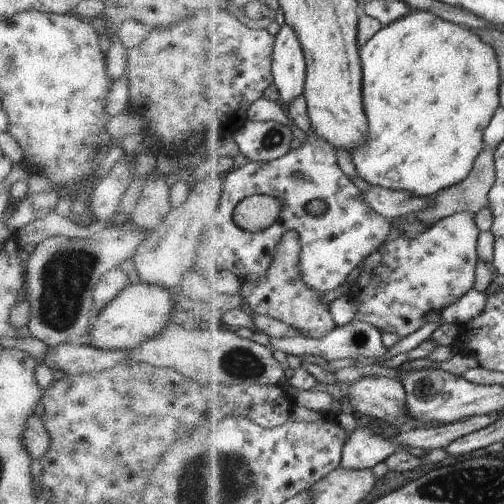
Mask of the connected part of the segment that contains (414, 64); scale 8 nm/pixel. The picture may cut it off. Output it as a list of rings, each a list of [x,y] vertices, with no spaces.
[[[414,12],[406,14],[402,20],[394,21],[380,30],[366,46],[363,46],[364,60],[364,104],[368,104],[368,118],[372,120],[372,132],[366,138],[366,144],[352,150],[351,157],[360,176],[371,183],[392,190],[408,190],[414,196],[436,196],[443,190],[448,190],[456,184],[460,184],[470,174],[474,160],[483,150],[483,134],[488,128],[490,120],[494,118],[498,110],[498,88],[502,88],[501,65],[499,58],[494,56],[492,48],[480,42],[480,38],[452,22],[446,22],[442,18],[436,18],[430,12]]]

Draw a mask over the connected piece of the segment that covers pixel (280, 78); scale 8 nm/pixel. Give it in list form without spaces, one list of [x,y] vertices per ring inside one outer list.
[[[286,21],[277,35],[275,46],[275,84],[286,108],[307,91],[307,72],[307,53],[300,32]]]

